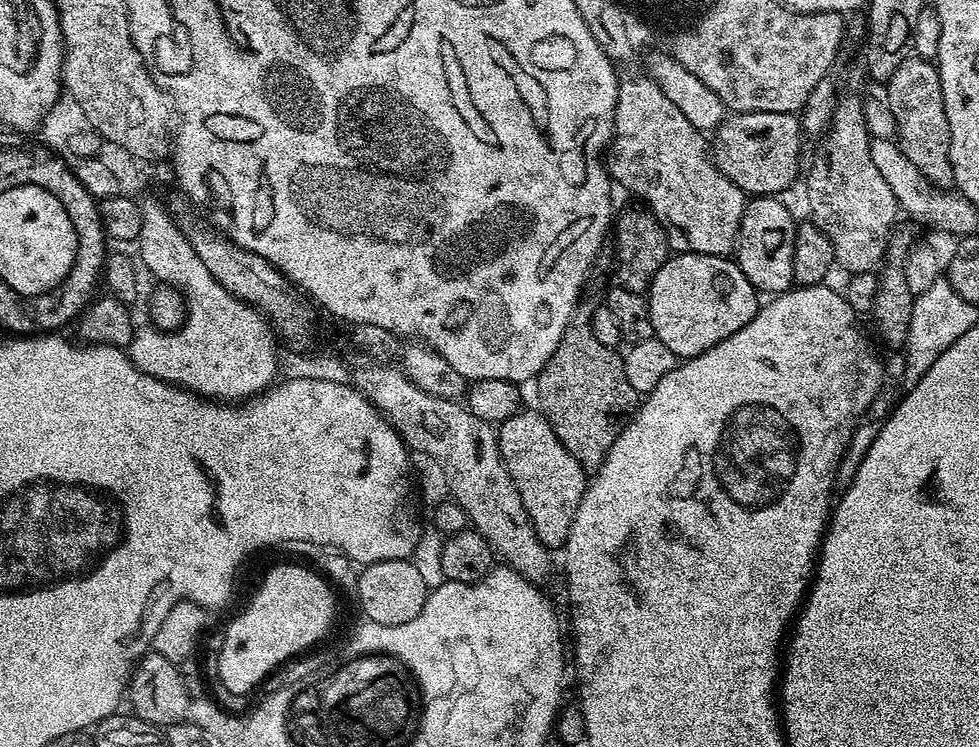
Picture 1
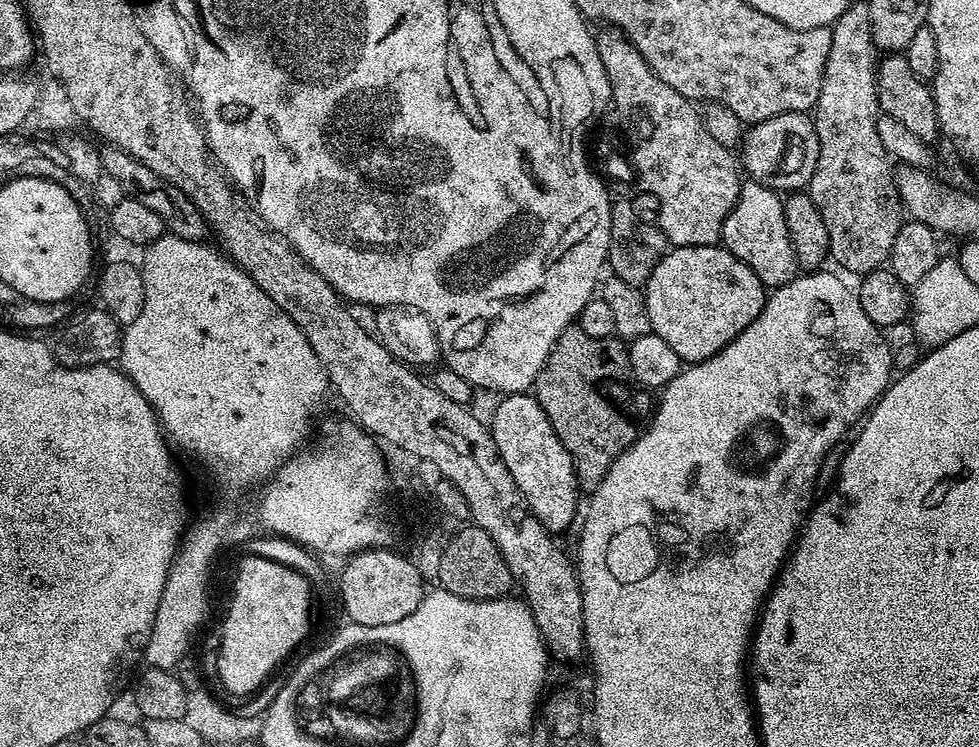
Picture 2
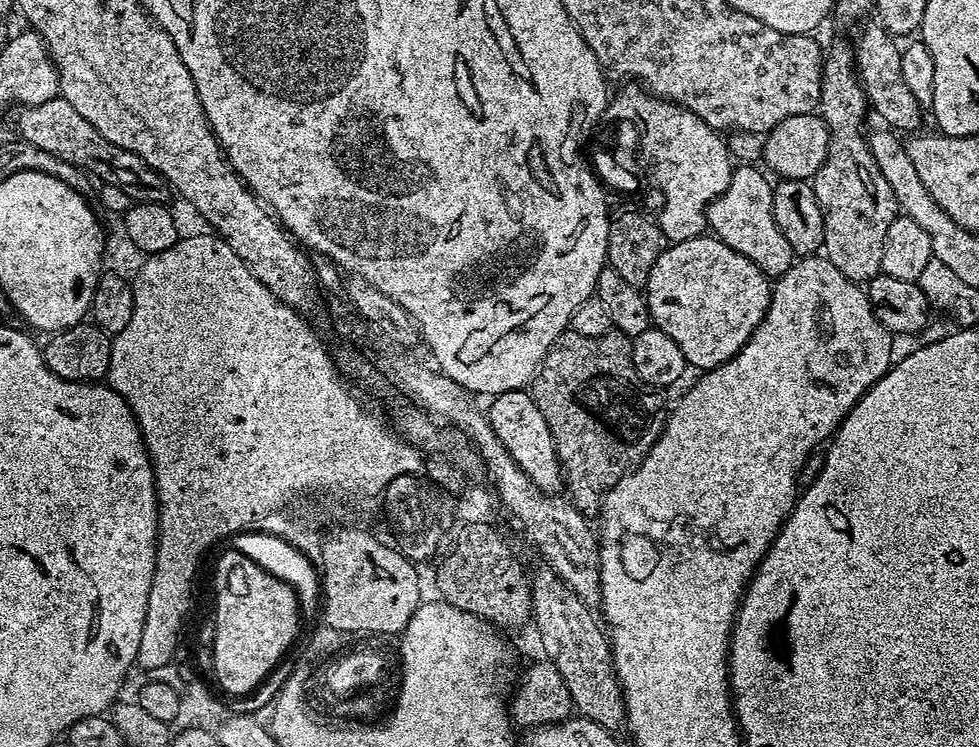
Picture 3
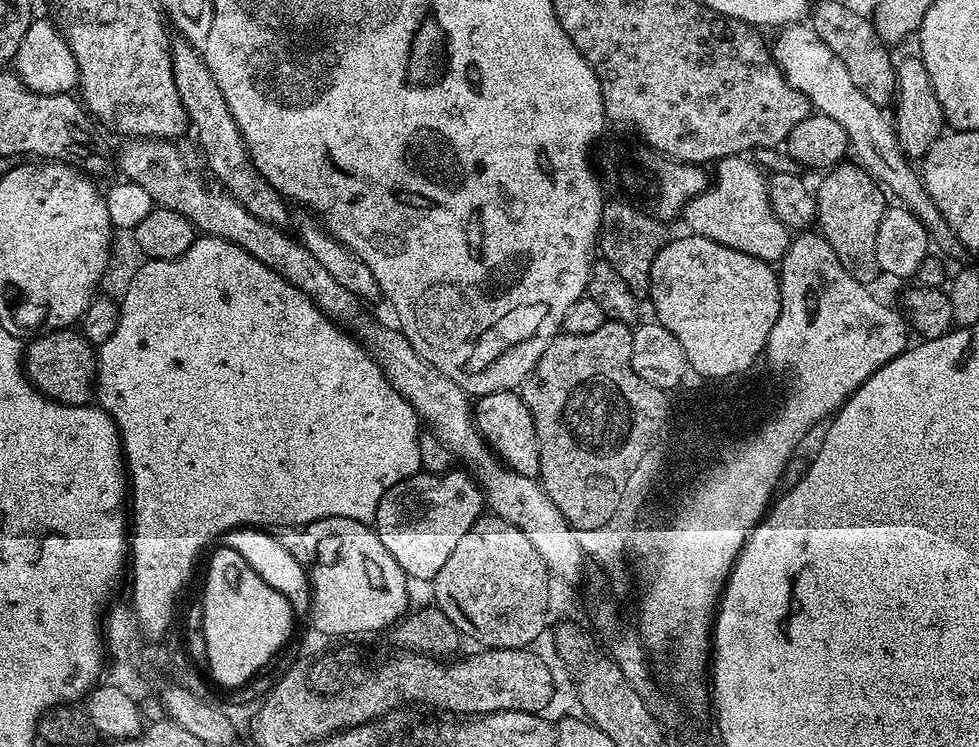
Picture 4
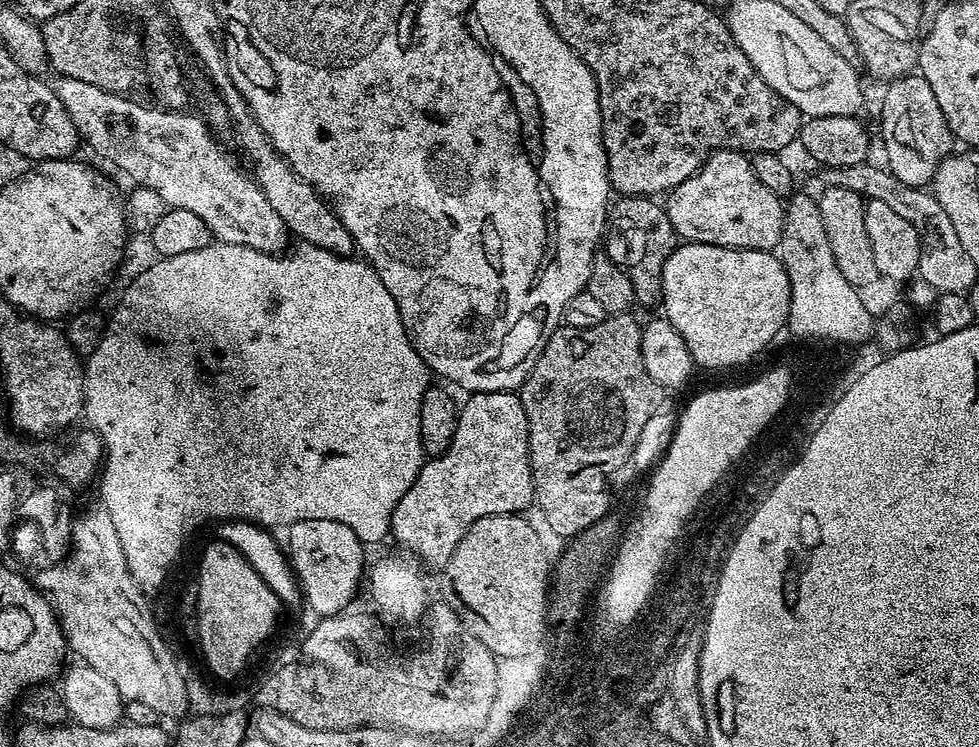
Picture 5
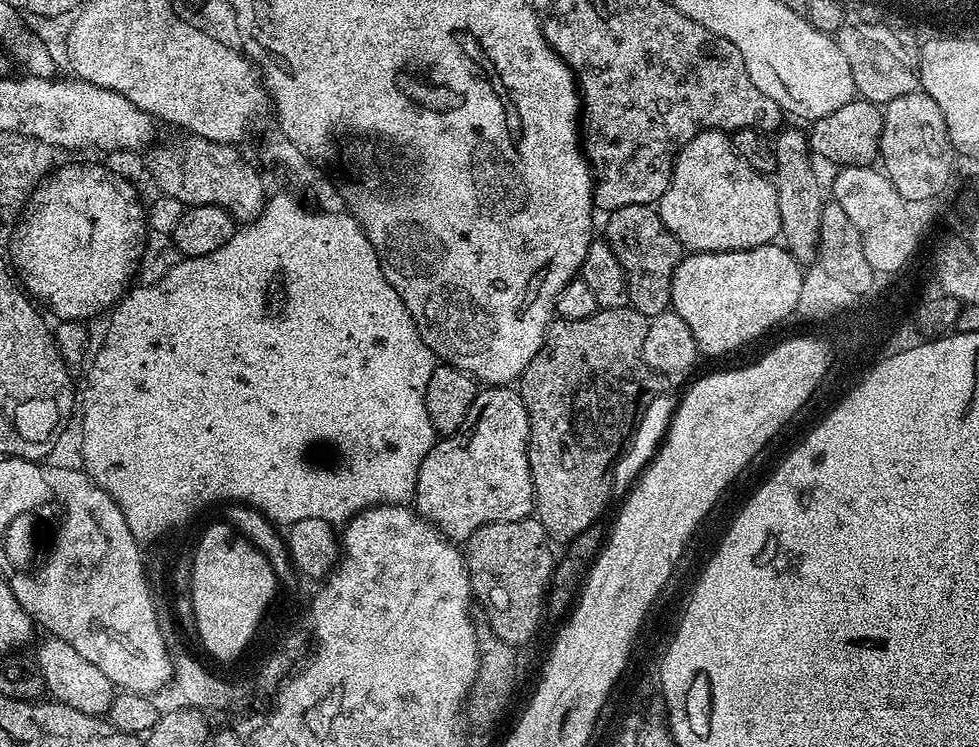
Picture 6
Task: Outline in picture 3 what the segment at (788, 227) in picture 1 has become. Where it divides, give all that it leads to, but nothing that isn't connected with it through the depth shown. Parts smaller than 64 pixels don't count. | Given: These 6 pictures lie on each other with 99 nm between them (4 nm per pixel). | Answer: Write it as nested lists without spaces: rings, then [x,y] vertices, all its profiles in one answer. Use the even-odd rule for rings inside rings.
[[[741,163],[733,171],[730,186],[708,207],[708,228],[711,235],[730,246],[730,250],[742,254],[742,258],[750,258],[750,262],[761,268],[765,276],[779,278],[792,268],[794,253],[790,242],[782,238],[778,222],[774,222],[773,181],[768,181],[758,169],[751,163]]]

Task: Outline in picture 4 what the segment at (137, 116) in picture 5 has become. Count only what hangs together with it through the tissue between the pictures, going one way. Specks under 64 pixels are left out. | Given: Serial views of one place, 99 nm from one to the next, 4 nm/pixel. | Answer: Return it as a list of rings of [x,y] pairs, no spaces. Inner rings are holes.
[[[128,138],[123,142],[125,144],[121,146],[120,152],[118,148],[118,168],[120,164],[127,179],[138,182],[138,186],[143,186],[148,191],[153,205],[169,208],[188,217],[201,233],[221,236],[223,240],[237,244],[239,248],[258,258],[258,262],[274,269],[286,282],[302,290],[327,316],[341,325],[349,326],[348,324],[355,322],[357,296],[346,290],[346,287],[342,286],[313,254],[310,254],[310,250],[299,239],[293,235],[287,236],[289,233],[283,228],[275,228],[260,221],[224,188],[220,186],[211,188],[188,165],[183,150],[178,146],[179,143],[151,138]]]

